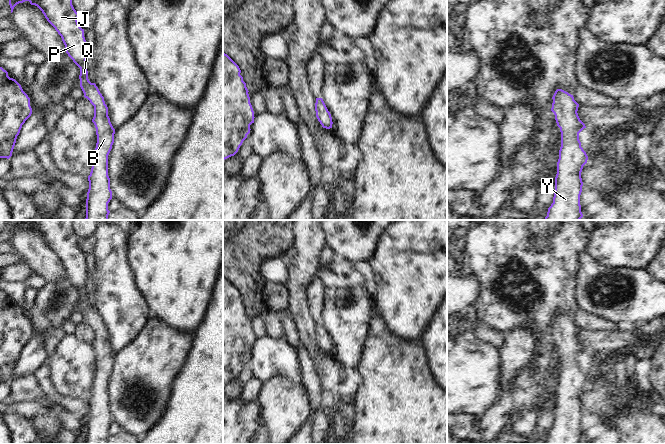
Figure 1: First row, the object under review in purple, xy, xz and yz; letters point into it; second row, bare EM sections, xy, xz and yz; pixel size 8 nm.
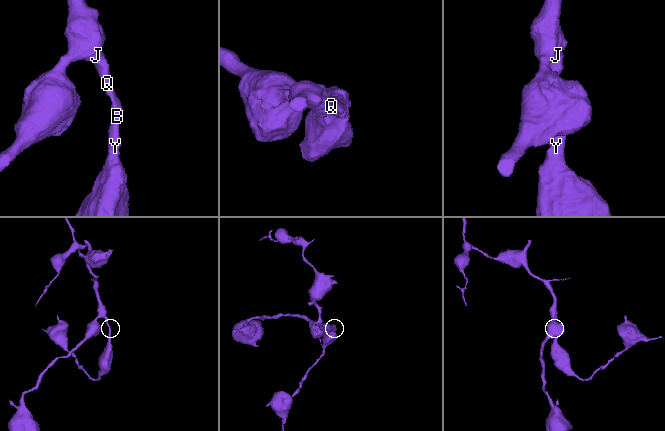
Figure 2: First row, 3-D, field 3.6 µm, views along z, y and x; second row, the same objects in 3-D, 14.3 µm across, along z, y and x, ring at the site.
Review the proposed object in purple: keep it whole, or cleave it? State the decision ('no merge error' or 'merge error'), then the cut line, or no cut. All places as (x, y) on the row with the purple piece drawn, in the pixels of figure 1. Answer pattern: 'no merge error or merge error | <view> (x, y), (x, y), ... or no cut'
no merge error | no cut

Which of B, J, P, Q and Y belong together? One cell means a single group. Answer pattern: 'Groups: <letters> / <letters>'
Groups: B J P Q Y.

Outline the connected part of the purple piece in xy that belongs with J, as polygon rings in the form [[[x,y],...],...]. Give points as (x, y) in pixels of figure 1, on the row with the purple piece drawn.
[[[9,0],[11,13],[14,7],[25,1],[37,6],[47,21],[61,36],[66,53],[80,68],[80,87],[94,106],[92,122],[96,128],[97,143],[92,159],[92,168],[88,176],[89,189],[86,199],[85,220],[108,220],[108,203],[112,199],[110,178],[108,176],[108,155],[114,143],[115,129],[108,116],[108,107],[95,83],[88,79],[86,68],[87,43],[84,29],[78,24],[79,14],[72,0]]]

